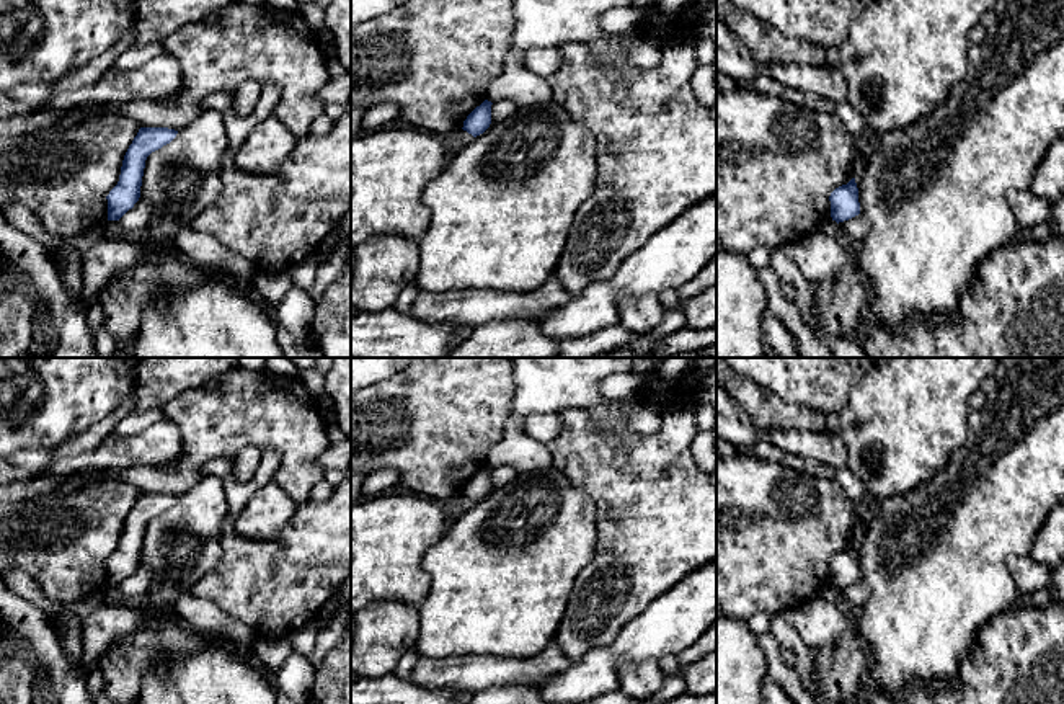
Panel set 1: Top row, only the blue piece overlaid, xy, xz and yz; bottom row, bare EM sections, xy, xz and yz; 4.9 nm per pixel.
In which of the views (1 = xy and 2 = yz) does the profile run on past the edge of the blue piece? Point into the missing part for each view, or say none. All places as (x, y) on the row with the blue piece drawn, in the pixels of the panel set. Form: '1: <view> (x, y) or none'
1: none
2: none

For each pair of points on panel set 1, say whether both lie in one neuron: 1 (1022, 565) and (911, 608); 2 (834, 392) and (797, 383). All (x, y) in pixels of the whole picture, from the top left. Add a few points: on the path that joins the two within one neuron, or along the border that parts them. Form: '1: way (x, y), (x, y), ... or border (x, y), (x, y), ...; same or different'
1: border (1012, 554), (1007, 567), (1022, 600); different
2: way (824, 384), (806, 383); same

